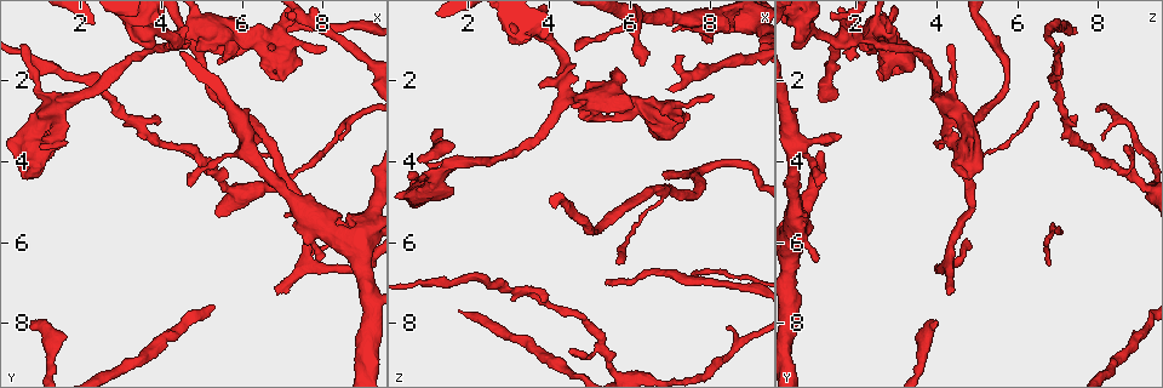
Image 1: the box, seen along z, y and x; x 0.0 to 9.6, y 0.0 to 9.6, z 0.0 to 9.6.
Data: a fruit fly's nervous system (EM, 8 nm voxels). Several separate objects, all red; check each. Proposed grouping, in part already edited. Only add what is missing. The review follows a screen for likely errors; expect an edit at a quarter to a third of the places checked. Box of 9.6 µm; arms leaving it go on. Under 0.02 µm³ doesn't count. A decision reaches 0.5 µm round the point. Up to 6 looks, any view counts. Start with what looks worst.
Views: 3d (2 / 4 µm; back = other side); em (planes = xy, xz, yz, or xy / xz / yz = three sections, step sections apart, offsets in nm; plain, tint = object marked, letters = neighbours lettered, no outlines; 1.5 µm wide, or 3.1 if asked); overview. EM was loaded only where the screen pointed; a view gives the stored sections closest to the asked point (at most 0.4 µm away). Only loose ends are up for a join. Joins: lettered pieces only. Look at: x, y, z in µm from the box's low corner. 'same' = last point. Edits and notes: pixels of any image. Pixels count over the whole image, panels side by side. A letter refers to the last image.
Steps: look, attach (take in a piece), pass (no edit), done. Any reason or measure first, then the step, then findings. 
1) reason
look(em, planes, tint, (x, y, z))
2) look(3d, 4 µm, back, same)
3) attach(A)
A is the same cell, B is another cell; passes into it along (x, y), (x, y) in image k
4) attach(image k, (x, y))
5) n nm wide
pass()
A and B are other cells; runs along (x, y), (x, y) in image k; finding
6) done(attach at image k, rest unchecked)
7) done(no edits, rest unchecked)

end of a long branch
look(3d, 4 µm, (5.45, 1.60, 7.00))

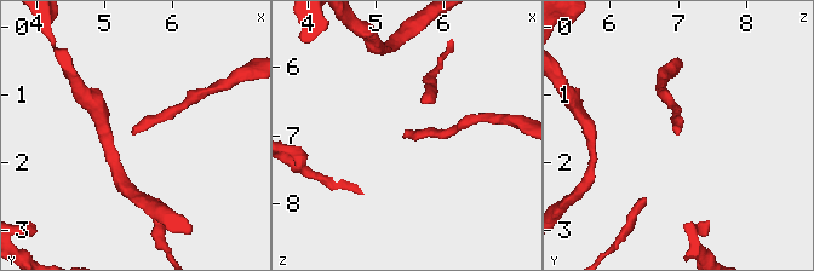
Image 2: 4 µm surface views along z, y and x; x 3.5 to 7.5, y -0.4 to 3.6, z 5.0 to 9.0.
look(em, xy, step 8, letters, (5.35, 1.60, 6.95))

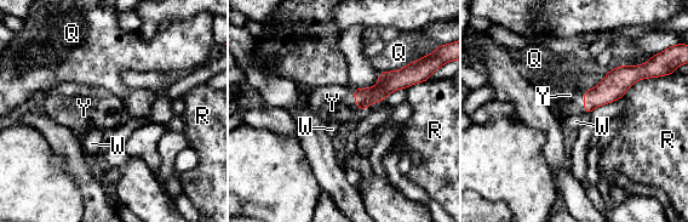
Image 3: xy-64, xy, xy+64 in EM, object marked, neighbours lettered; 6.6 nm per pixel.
attach(image 3, (571, 103))
Y is the same cell, Q, R and W are other cells; passes into it along (613, 86), (584, 101), (571, 103) in image 3; the cell continues

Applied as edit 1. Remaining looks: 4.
redraw
look(overview)

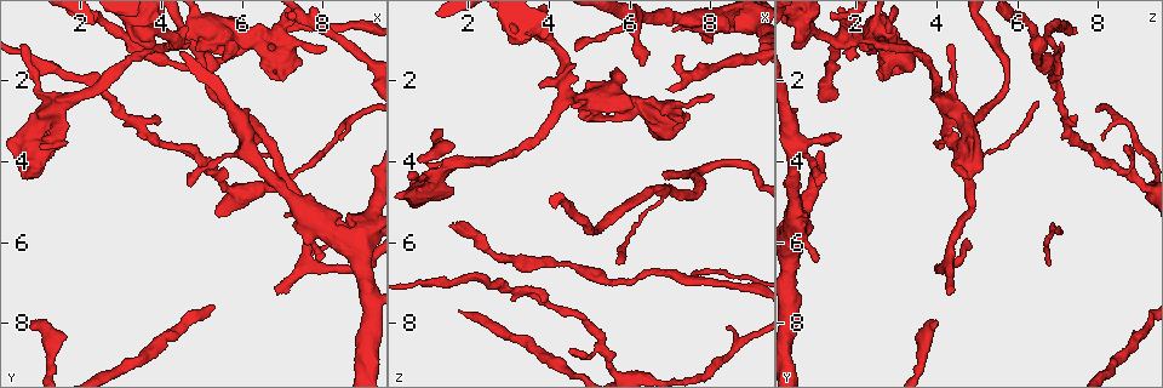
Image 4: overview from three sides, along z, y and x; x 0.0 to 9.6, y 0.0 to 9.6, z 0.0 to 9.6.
tapers out
look(3d, 4 µm, (4.55, 3.70, 8.65))

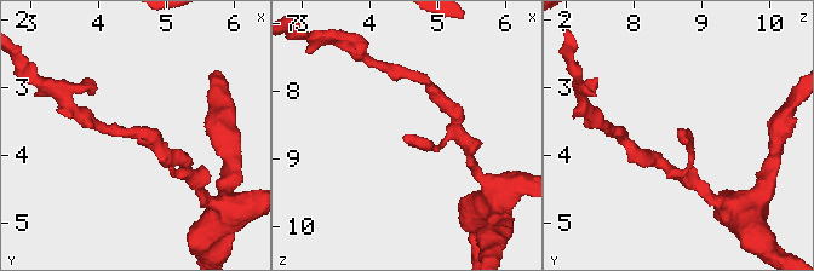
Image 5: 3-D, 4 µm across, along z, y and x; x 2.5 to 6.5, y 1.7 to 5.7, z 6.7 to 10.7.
shape alone is not enough
look(em, planes, tint, (4.45, 3.70, 8.70))

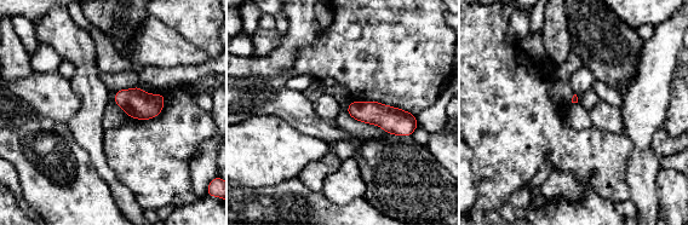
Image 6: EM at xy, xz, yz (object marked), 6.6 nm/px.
see the neighbours
look(em, planes, letters, same)

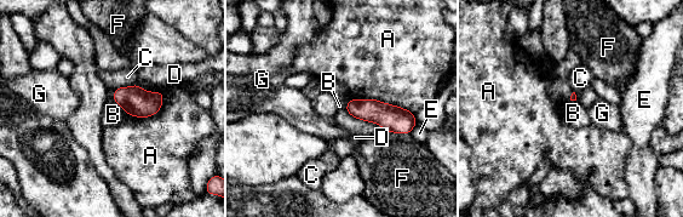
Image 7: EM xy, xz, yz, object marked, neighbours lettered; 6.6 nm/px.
pass()
A, B, C, D, E, F and G are other cells; none of them fits

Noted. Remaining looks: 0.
done(attach at image 3, rest unchecked)

